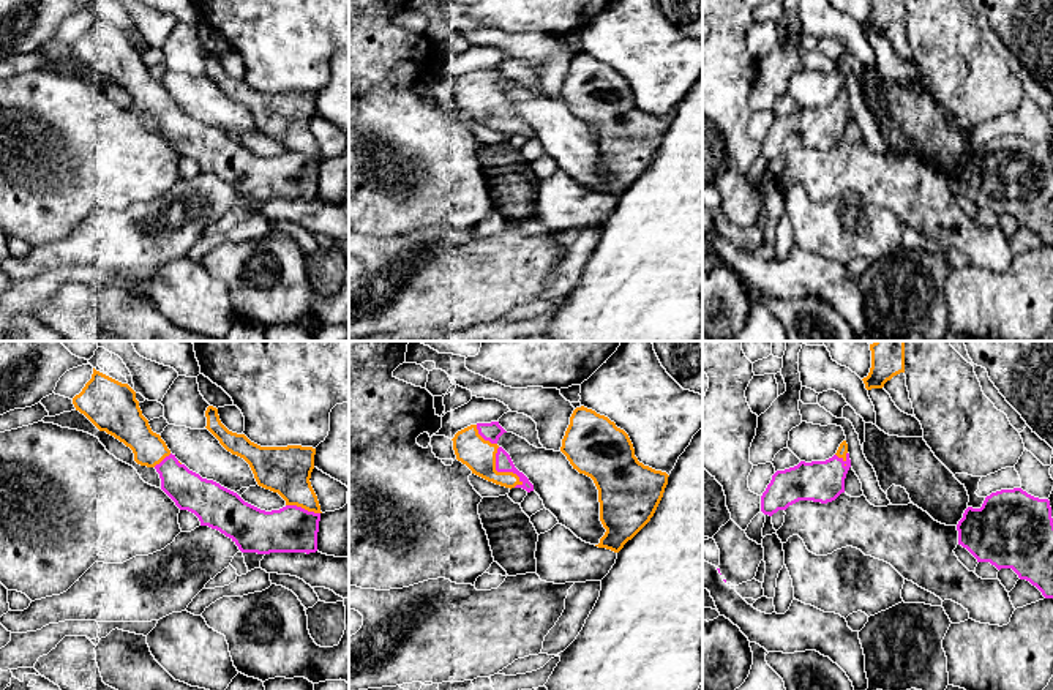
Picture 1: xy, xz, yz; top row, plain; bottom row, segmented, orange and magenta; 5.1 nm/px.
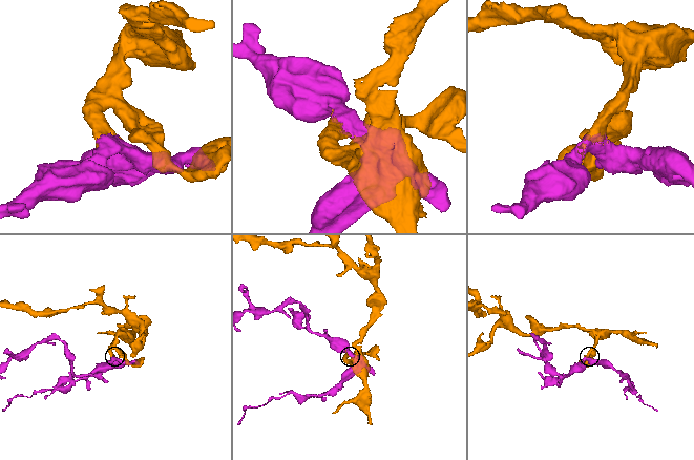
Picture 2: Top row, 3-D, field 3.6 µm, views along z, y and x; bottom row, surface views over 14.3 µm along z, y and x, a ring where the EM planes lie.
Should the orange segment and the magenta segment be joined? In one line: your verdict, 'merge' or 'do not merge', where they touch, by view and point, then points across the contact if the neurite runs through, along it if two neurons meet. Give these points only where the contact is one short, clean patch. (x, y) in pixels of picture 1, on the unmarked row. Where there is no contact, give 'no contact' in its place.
merge; contact xz (501, 119)

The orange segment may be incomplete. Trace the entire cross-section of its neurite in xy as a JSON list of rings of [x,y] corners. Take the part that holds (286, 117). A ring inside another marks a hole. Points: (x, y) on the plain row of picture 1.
[[[93,14],[92,25],[73,44],[76,57],[99,77],[114,82],[134,99],[141,112],[155,114],[161,136],[180,156],[194,159],[200,172],[229,183],[242,199],[316,199],[320,152],[311,133],[316,95],[302,92],[260,93],[245,81],[229,77],[218,55],[205,57],[207,76],[219,90],[243,104],[259,133],[278,139],[286,152],[265,158],[237,139],[202,125],[171,99],[142,62],[136,38]]]

